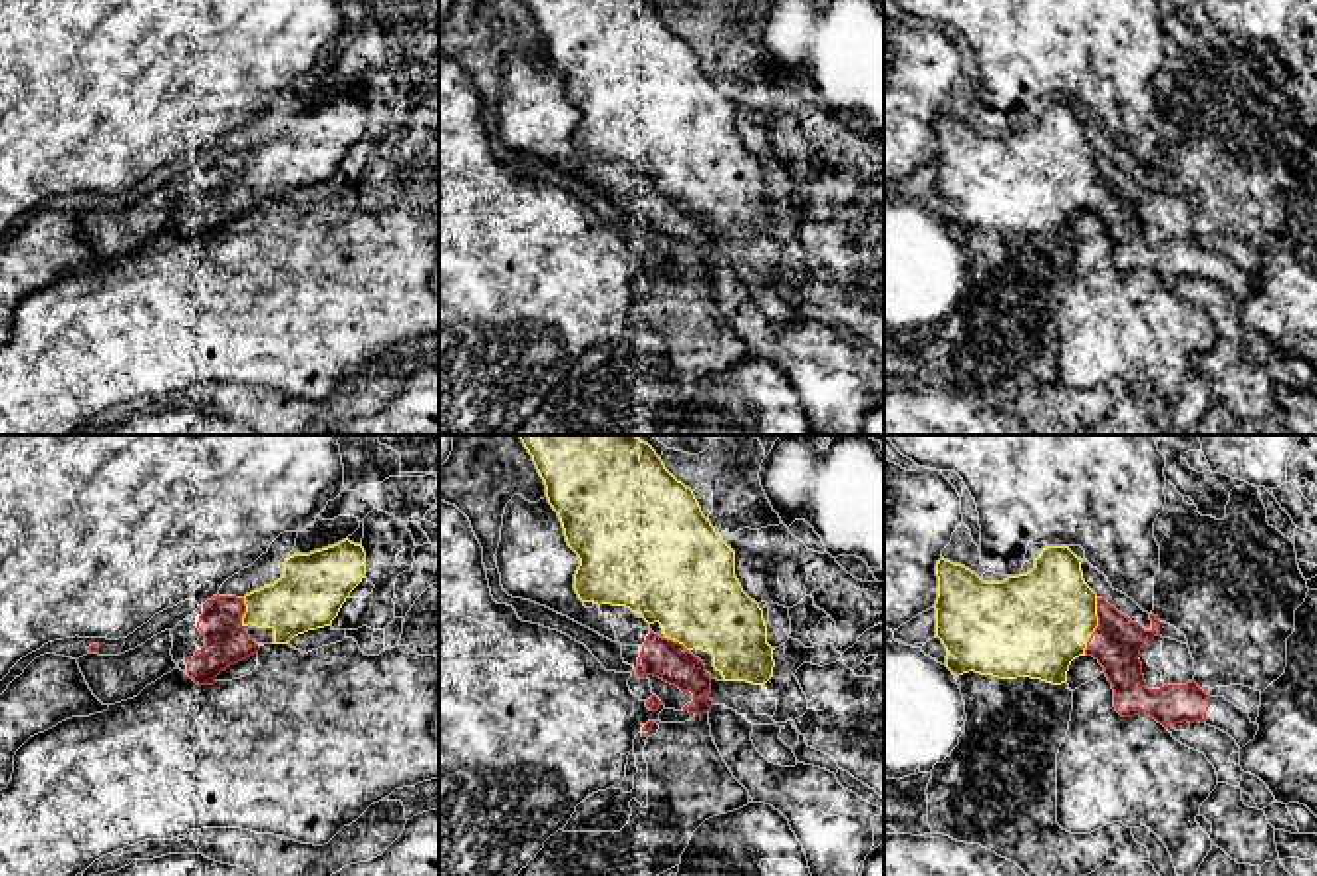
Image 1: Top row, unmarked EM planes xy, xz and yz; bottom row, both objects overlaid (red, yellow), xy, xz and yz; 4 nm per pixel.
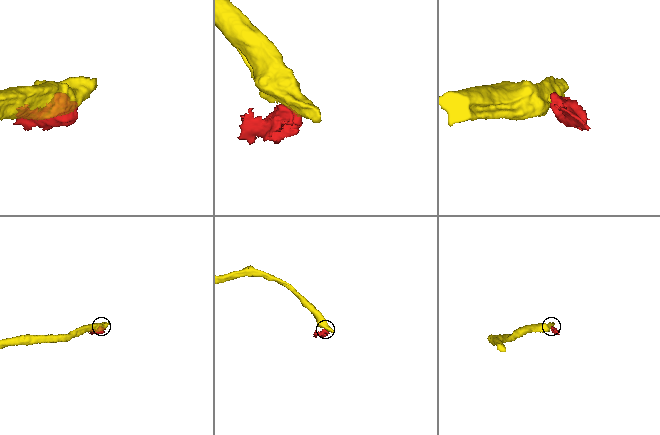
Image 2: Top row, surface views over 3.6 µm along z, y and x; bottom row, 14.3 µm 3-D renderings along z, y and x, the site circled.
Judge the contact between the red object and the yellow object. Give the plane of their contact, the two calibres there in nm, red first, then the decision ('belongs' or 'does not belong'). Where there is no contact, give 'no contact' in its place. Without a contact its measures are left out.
yz | 200/420 nm | belongs

